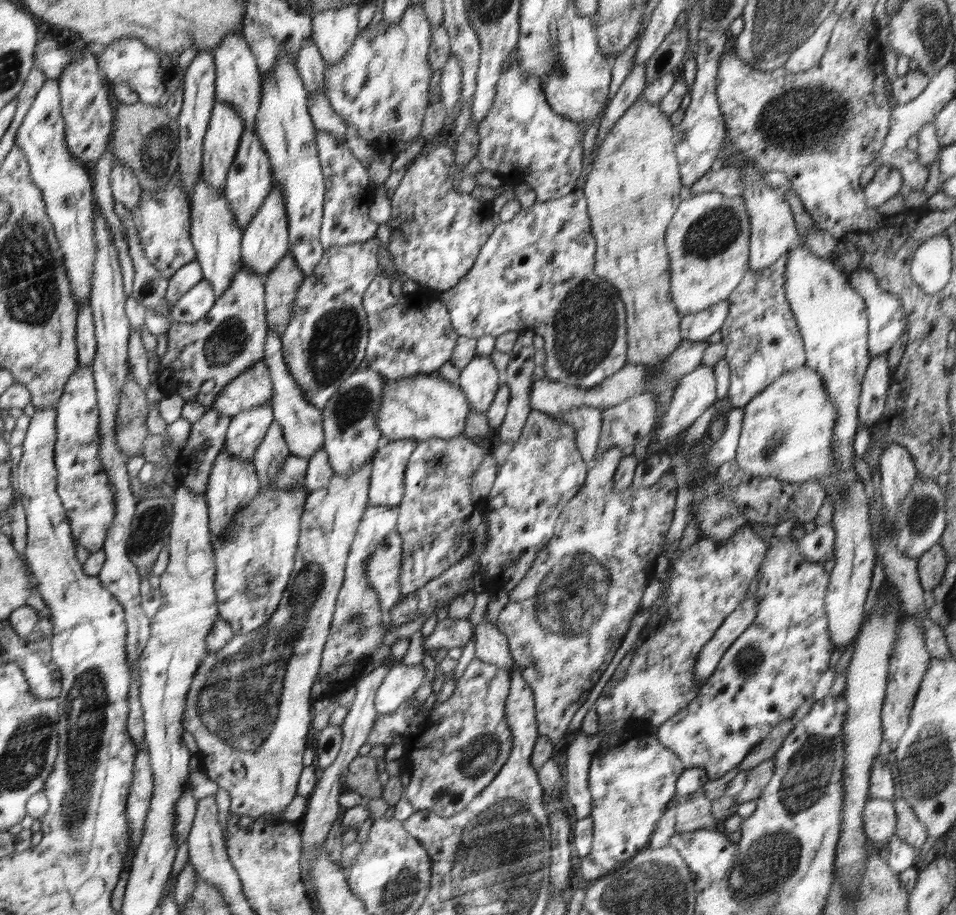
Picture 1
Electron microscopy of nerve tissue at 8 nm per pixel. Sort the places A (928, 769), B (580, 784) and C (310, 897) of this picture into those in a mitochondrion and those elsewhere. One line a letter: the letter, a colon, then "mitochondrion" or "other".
A: mitochondrion
B: other
C: other

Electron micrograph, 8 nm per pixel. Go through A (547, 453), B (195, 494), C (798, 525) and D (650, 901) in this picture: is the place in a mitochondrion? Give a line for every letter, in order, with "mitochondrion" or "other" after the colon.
A: mitochondrion
B: other
C: other
D: mitochondrion

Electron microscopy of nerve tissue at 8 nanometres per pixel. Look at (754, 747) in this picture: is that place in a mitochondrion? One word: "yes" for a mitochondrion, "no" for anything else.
no

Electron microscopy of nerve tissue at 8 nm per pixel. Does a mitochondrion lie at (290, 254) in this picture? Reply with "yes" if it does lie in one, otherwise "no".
no

